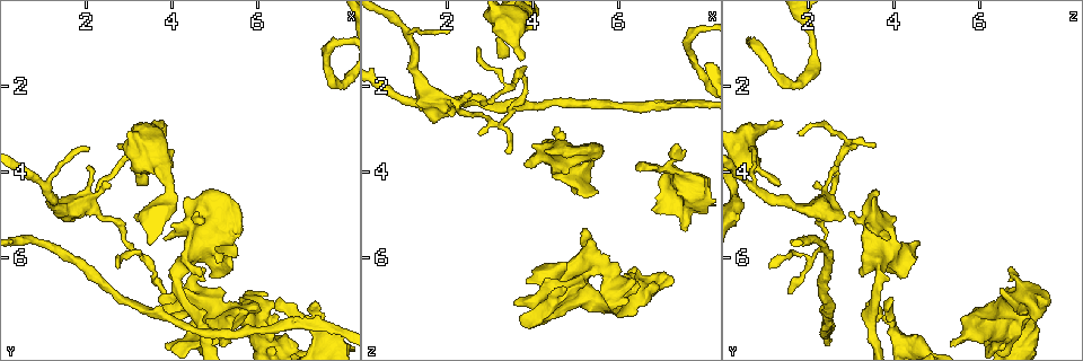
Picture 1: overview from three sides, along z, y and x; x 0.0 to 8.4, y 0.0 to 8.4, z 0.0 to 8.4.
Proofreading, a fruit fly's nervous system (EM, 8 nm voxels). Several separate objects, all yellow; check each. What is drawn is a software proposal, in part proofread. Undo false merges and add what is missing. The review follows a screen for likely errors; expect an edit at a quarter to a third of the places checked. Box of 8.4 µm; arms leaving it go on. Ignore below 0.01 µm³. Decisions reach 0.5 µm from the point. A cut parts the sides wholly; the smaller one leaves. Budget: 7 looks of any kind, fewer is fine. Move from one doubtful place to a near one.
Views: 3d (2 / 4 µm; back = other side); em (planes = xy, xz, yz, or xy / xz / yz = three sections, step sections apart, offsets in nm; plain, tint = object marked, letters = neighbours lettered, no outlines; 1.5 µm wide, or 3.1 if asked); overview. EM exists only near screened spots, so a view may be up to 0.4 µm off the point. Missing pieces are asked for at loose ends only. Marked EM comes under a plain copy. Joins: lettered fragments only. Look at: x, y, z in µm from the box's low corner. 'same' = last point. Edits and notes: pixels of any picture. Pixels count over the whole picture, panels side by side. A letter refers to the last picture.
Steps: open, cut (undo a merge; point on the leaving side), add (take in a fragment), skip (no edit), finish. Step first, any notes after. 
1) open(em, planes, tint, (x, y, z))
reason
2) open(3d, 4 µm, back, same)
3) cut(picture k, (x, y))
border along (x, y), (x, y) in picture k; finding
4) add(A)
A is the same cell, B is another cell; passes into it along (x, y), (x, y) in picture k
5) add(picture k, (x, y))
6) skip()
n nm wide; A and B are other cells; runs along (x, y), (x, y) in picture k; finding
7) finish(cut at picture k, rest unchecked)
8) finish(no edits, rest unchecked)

open(em, planes, tint, (3.85, 6.90, 1.60))
thin end

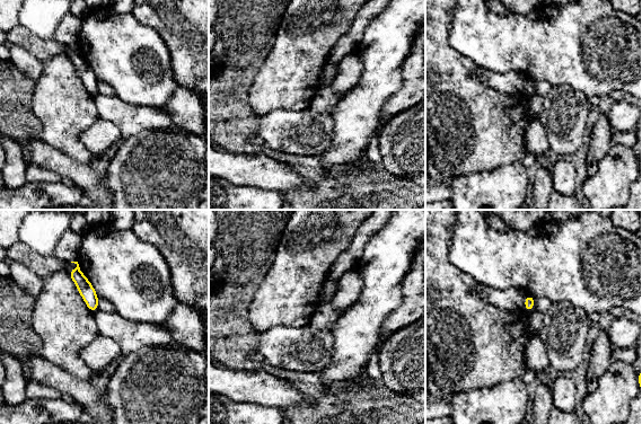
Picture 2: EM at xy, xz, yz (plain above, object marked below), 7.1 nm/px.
open(em, planes, letters, same)

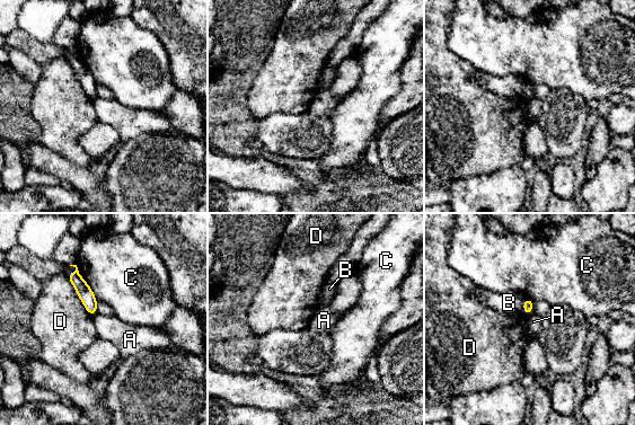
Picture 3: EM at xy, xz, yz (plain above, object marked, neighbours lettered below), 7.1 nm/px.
skip()
70 nm wide; A, B, C and D are other cells; none of them fits

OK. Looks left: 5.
open(em, yz, step 4, letters, (3.25, 4.30, 1.30))
branch stops here

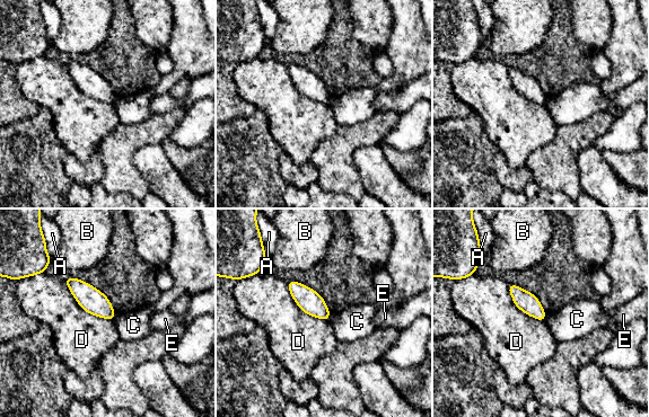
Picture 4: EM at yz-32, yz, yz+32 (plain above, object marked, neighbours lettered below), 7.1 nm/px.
open(em, planes, letters, same)

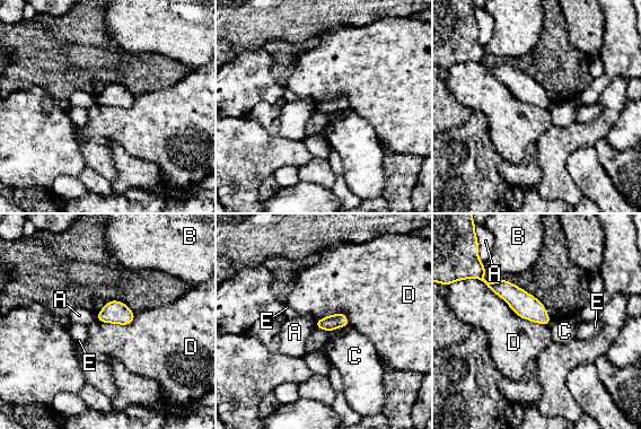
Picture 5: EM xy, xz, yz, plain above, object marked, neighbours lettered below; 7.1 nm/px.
skip()
D touches over 600 nm; A, B, C, D and E are other cells; border along (476, 278), (520, 317), (547, 325) in picture 5; none of them fits

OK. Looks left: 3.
open(em, planes, letters, (3.80, 5.50, 3.80))
an open end

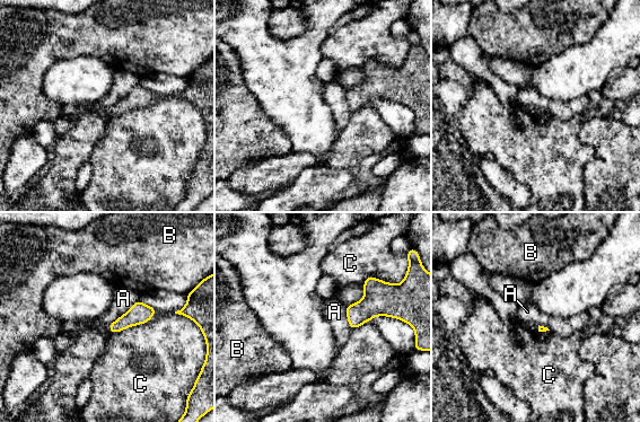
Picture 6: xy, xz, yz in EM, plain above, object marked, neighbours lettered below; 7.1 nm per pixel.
skip()
A, B and C are other cells; border along (139, 299), (107, 325) in picture 6; no lettered fragment goes on from it

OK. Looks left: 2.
finish(no edits, rest unchecked)

